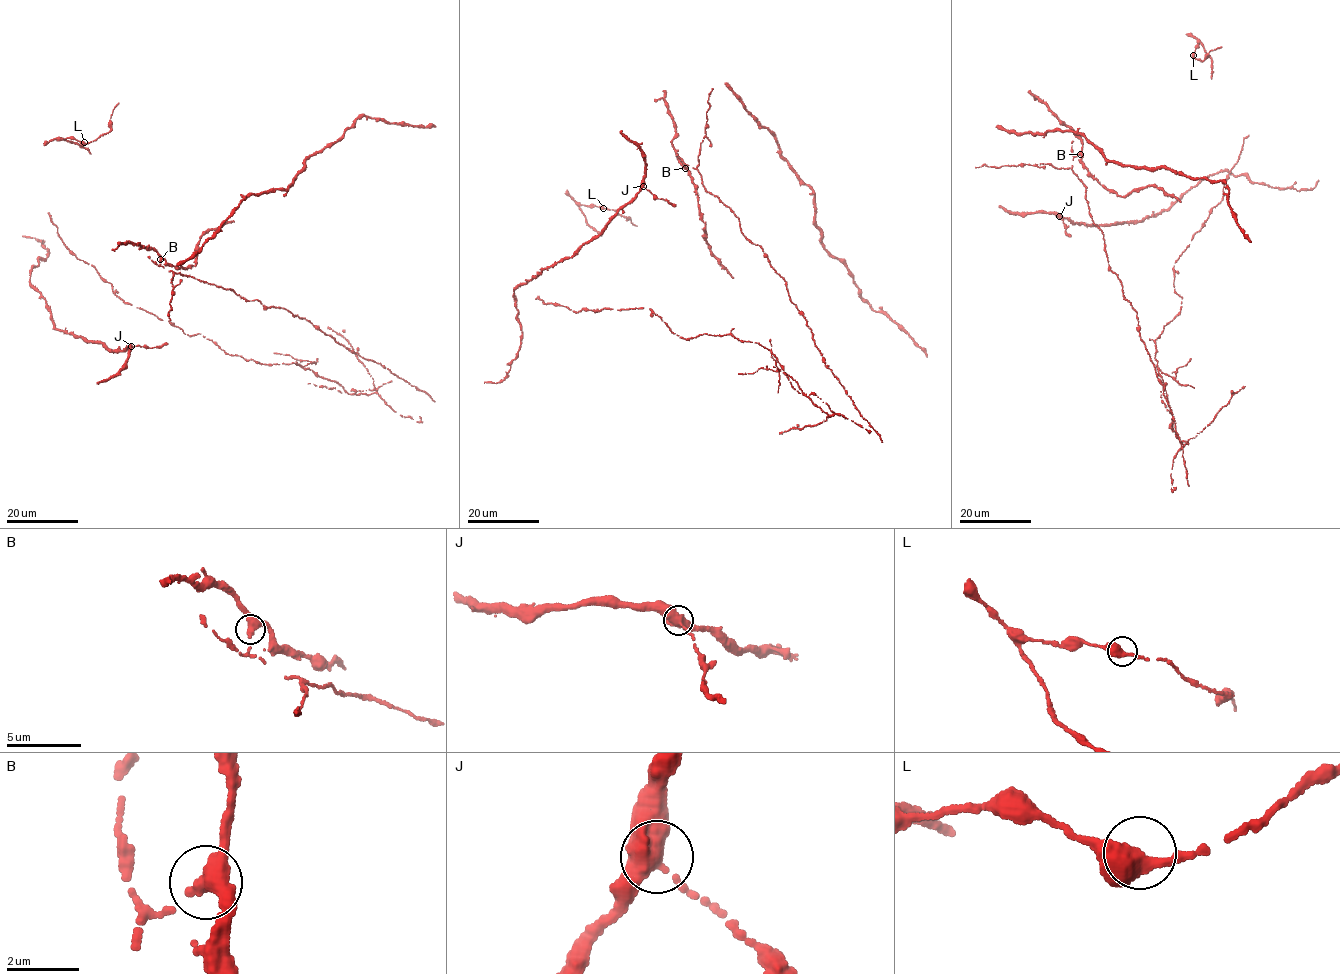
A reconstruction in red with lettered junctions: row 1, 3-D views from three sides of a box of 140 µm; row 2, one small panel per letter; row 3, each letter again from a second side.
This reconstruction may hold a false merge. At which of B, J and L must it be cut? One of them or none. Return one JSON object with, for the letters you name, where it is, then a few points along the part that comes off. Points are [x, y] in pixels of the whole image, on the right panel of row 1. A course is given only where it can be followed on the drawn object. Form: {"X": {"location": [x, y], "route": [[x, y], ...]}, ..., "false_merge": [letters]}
{"B": {"location": [1080, 154]}, "false_merge": ["B"]}

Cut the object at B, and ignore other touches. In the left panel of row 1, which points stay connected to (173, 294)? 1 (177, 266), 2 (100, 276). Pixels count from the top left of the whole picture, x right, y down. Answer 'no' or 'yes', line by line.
1: no
2: yes

